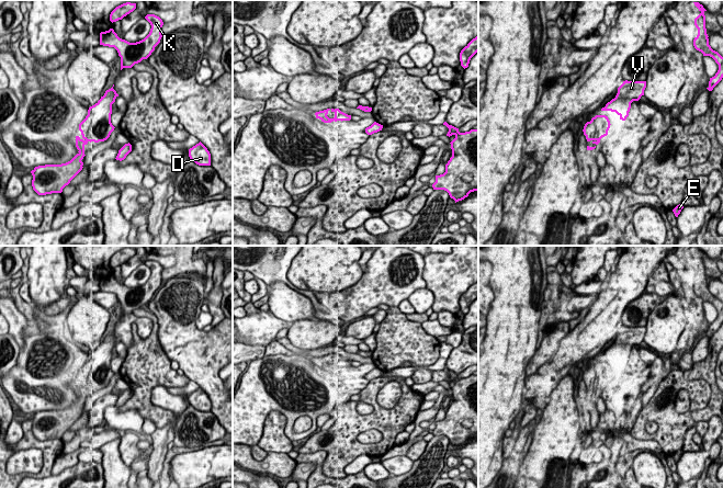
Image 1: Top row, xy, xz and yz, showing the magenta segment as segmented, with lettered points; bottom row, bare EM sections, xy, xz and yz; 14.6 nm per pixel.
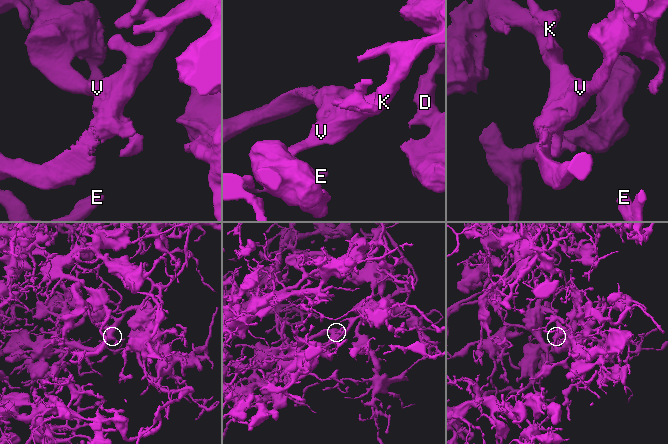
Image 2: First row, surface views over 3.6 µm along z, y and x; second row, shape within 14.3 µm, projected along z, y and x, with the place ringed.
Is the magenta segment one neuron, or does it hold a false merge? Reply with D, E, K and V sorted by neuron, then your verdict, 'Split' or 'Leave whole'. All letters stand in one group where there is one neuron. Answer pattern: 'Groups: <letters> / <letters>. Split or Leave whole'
Groups: D E K V. Leave whole

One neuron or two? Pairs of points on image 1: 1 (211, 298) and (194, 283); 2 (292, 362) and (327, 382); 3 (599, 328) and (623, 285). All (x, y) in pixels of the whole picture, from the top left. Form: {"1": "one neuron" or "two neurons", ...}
{"1": "two neurons", "2": "one neuron", "3": "one neuron"}

